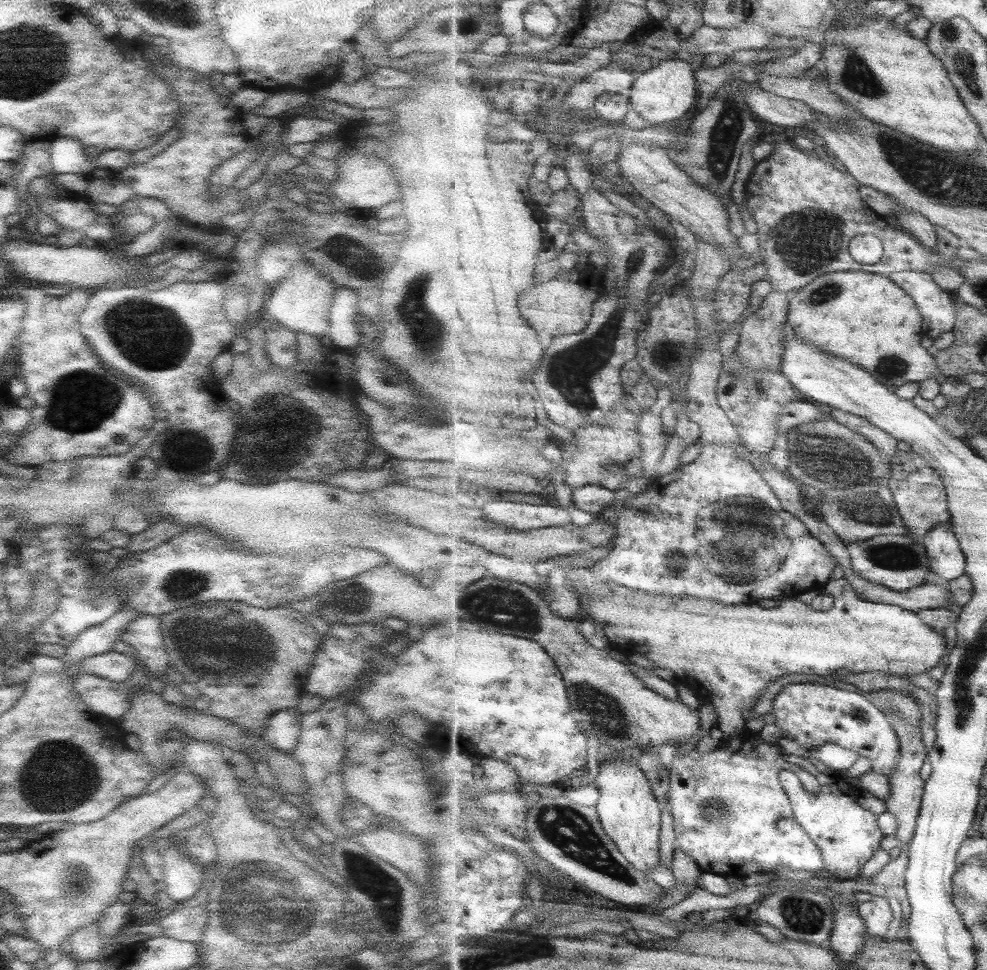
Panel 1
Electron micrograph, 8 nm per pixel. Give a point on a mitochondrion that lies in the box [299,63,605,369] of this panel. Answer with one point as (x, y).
(415, 311)

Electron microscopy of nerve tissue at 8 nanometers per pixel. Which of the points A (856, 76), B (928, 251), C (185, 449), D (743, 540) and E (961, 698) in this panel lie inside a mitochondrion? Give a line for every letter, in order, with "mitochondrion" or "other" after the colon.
A: mitochondrion
B: other
C: mitochondrion
D: mitochondrion
E: mitochondrion

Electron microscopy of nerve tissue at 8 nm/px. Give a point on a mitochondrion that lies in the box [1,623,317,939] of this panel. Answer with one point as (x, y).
(60, 776)

